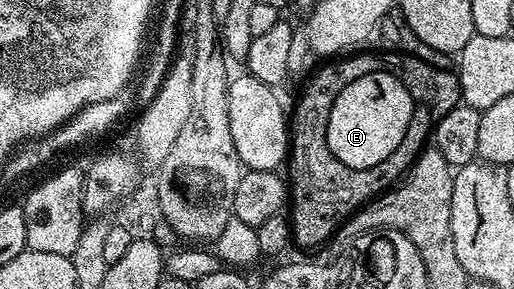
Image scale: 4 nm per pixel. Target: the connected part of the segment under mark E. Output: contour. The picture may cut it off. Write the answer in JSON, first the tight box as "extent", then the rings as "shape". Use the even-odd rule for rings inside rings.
{"extent":[327,73,414,169],"shape":[[[390,73],[368,75],[368,79],[360,79],[360,83],[352,83],[344,95],[340,95],[340,103],[336,103],[336,111],[332,111],[332,131],[327,131],[330,153],[336,151],[344,165],[356,169],[370,169],[378,165],[376,159],[384,161],[384,155],[396,147],[396,139],[402,139],[414,108],[411,91]]]}

